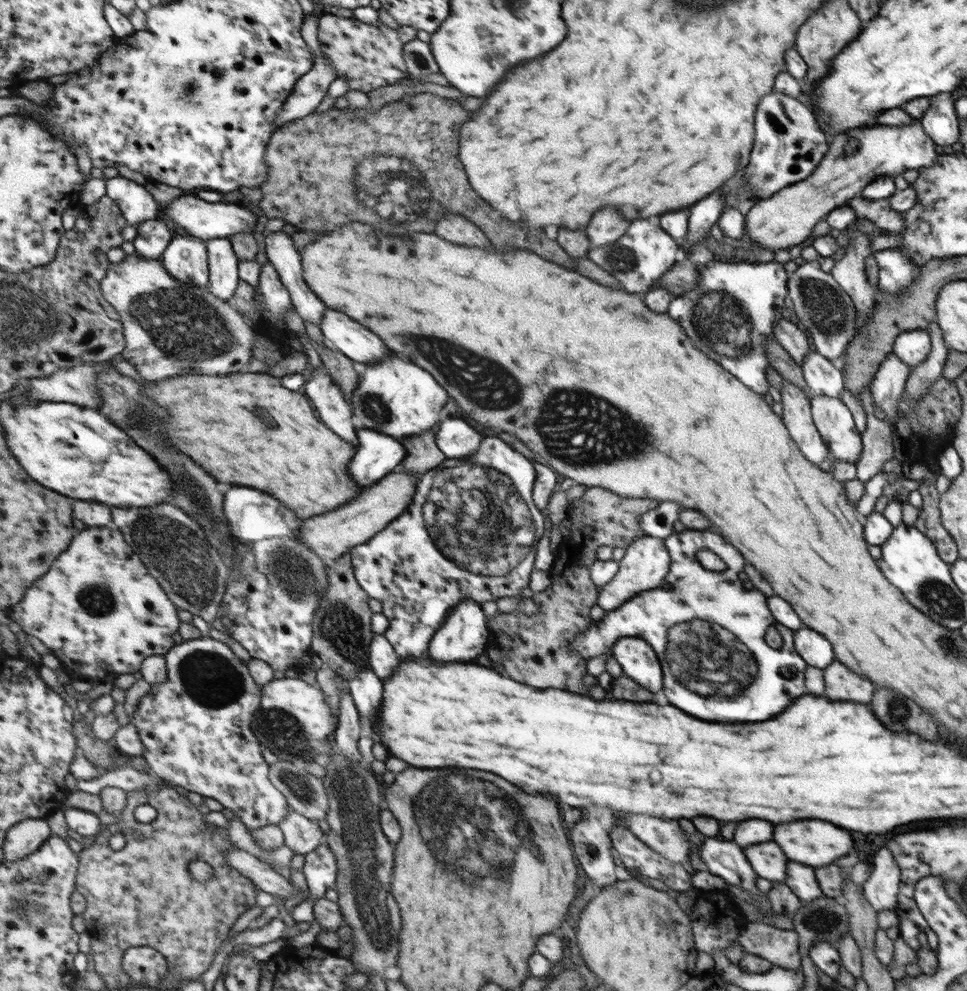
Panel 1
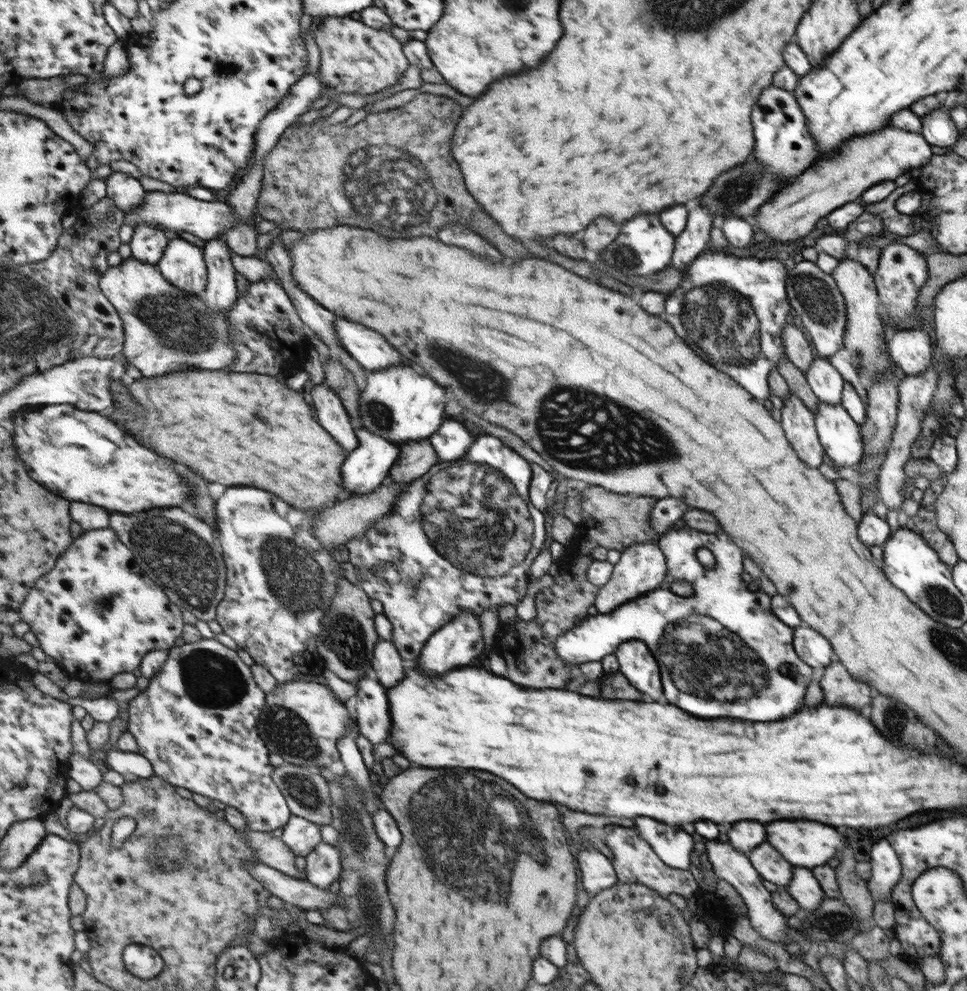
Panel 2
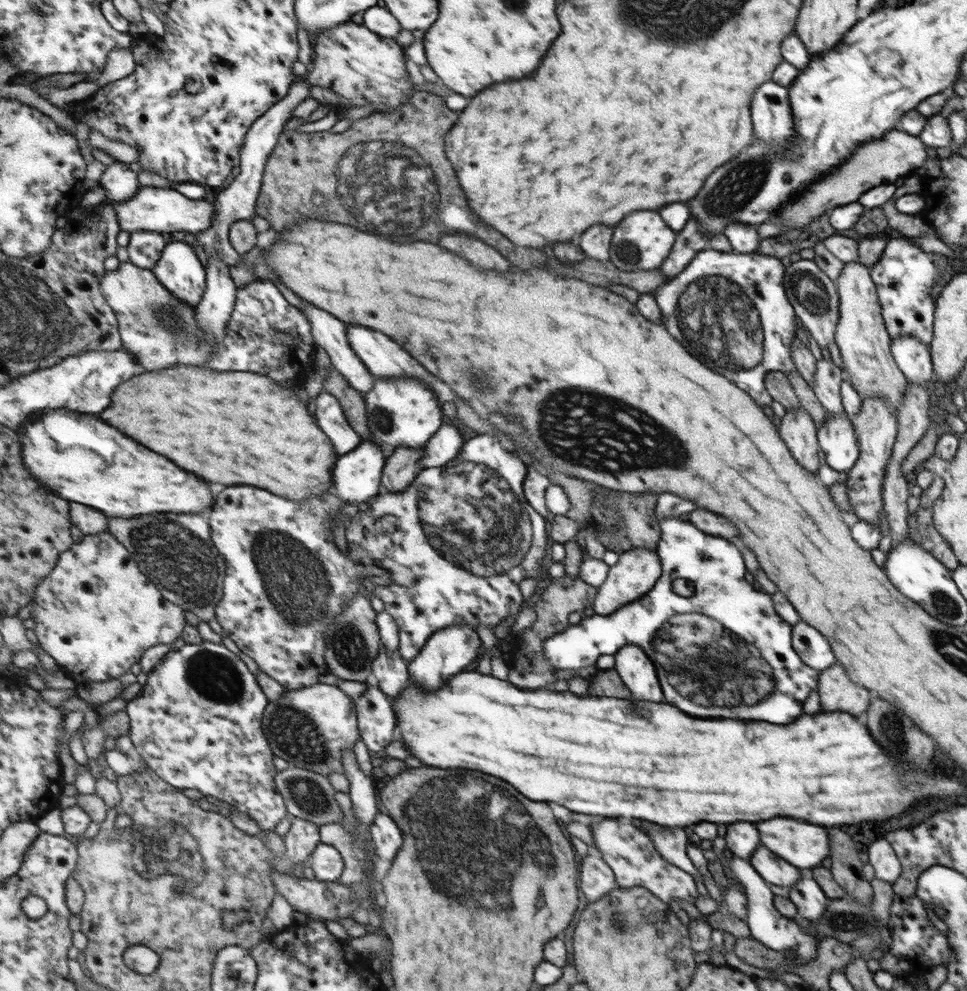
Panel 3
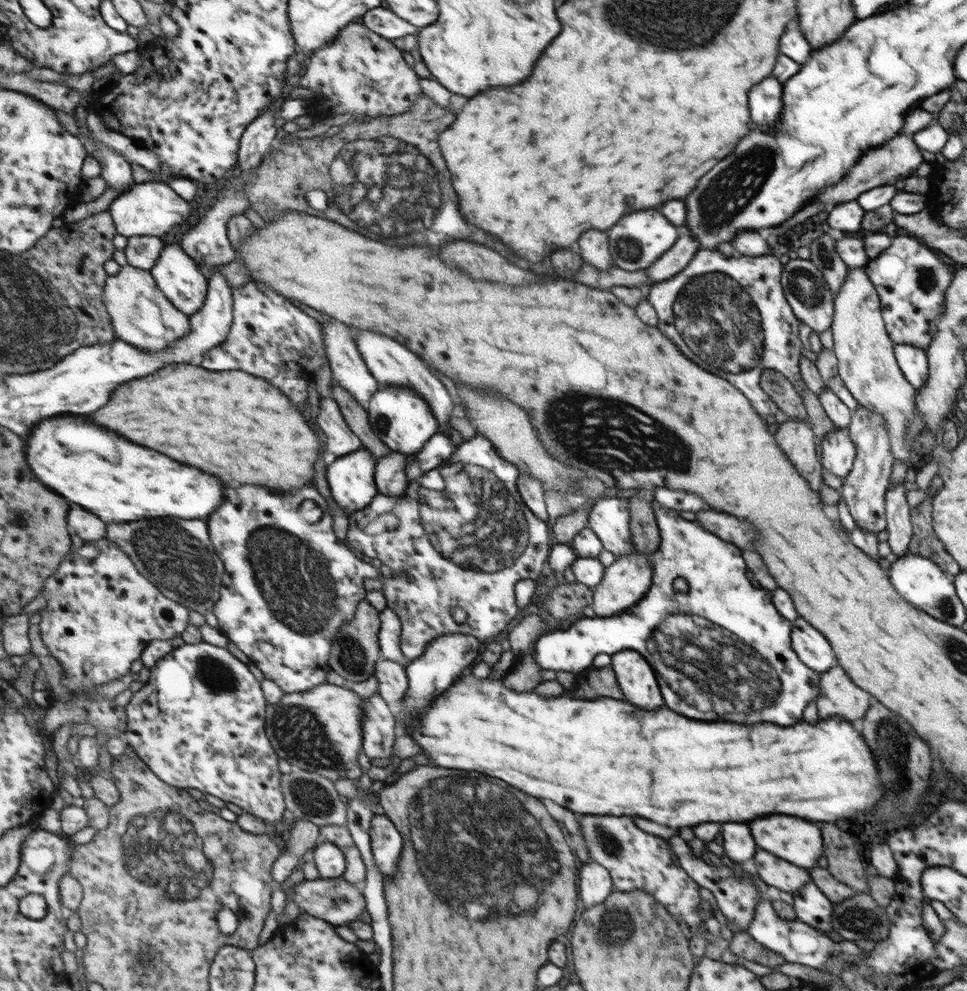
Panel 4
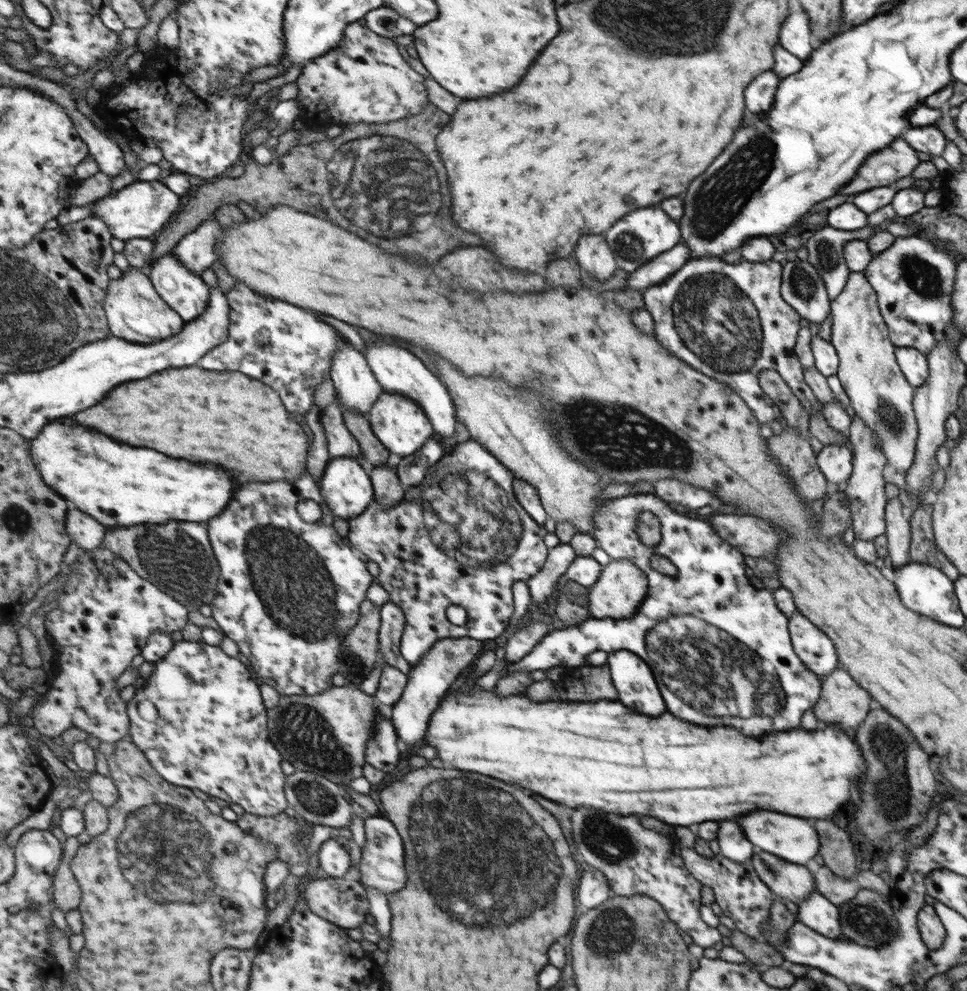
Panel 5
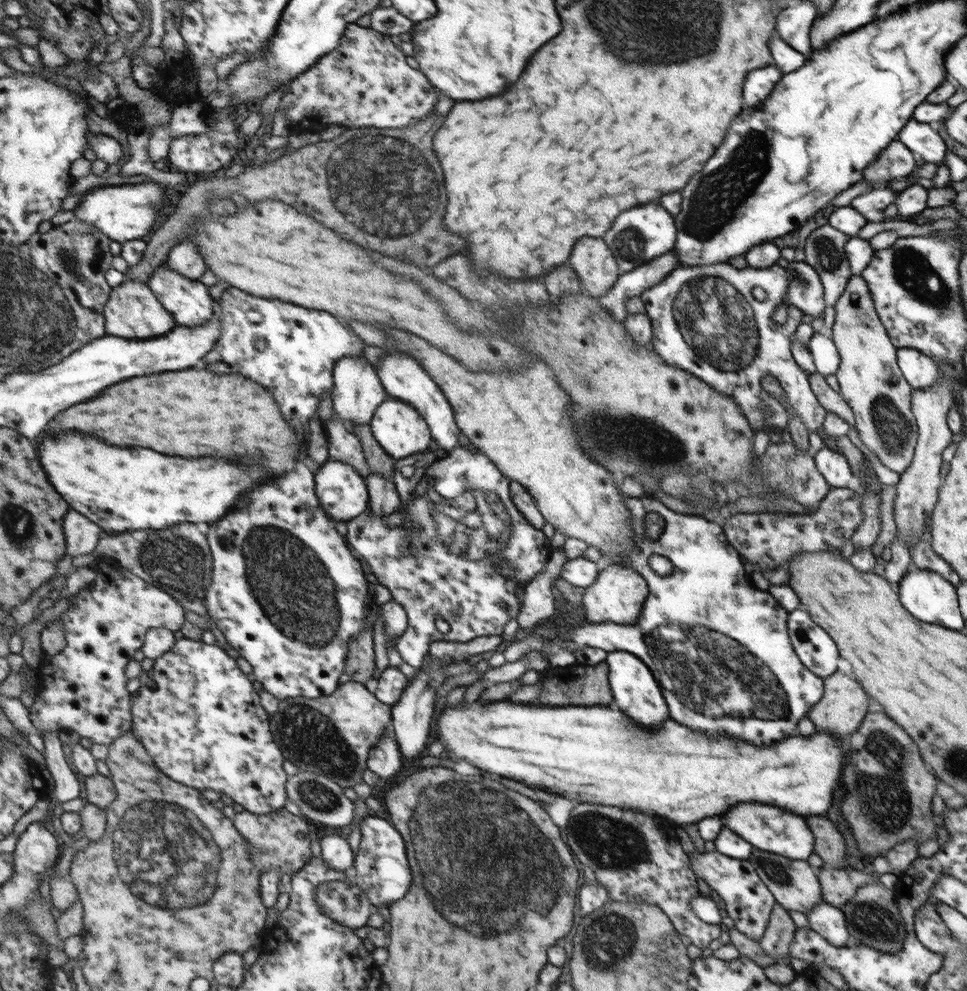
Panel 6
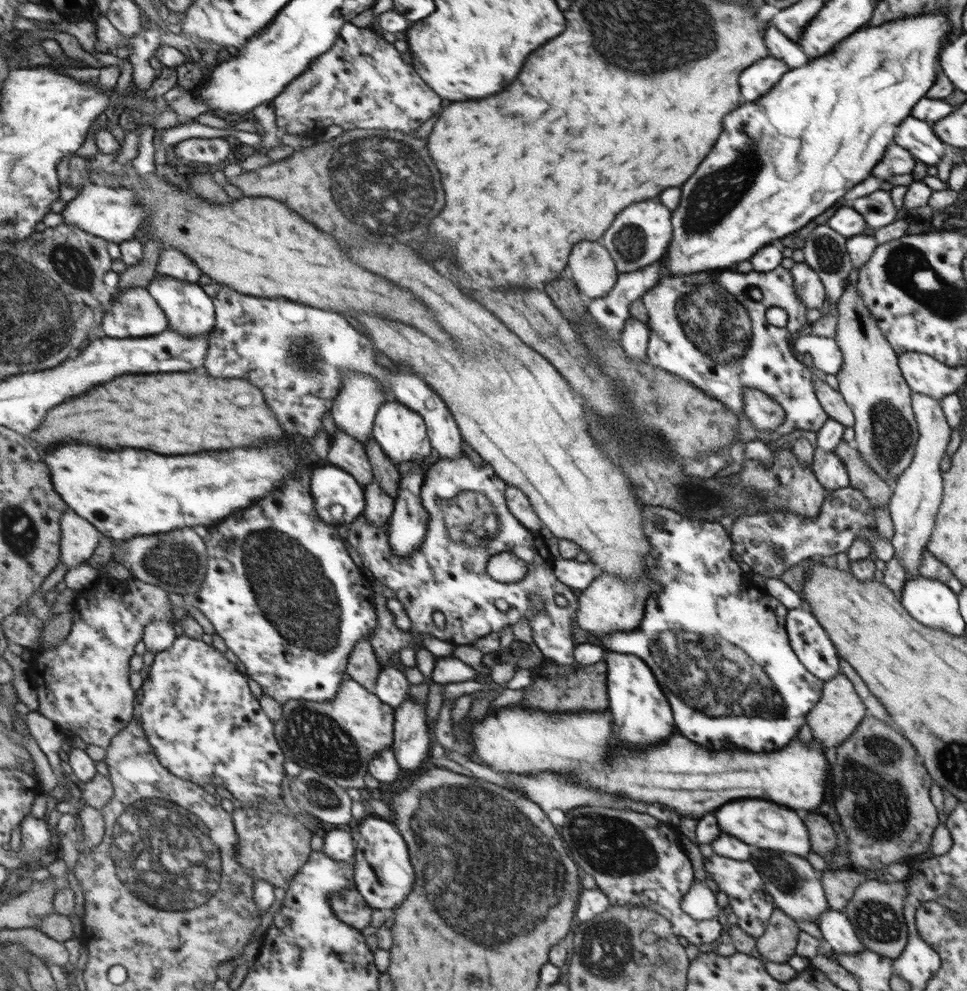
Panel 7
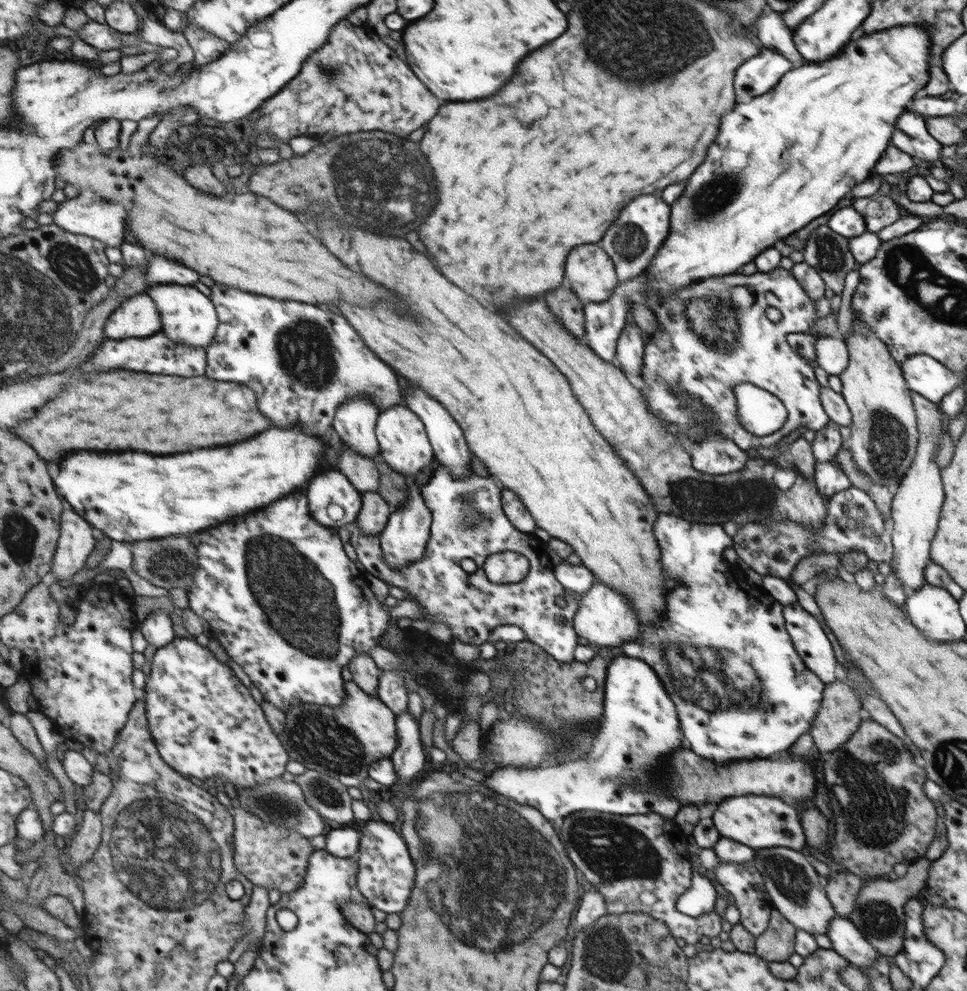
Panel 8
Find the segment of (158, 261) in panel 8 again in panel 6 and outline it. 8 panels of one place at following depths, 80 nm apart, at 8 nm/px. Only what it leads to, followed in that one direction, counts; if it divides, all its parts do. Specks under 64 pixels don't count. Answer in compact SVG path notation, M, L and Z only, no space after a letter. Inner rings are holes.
M185 240L176 246L170 253L170 258L166 264L192 280L200 280L209 267L202 248L198 248L198 244L194 240Z

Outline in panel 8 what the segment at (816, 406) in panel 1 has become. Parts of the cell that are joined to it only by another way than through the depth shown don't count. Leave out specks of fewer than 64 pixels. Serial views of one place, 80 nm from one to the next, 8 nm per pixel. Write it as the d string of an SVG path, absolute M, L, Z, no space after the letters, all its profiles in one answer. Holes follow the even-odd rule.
M835 458L828 462L815 461L814 482L818 492L829 498L852 487L847 474Z

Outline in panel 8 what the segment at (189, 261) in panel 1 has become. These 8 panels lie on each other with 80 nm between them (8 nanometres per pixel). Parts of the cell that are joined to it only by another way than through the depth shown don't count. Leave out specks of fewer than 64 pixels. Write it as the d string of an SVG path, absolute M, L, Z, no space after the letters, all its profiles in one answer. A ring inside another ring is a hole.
M158 284L150 287L148 292L159 304L164 319L164 332L168 333L178 344L188 344L194 348L208 350L214 340L221 323L219 309L211 296L206 296L194 285Z

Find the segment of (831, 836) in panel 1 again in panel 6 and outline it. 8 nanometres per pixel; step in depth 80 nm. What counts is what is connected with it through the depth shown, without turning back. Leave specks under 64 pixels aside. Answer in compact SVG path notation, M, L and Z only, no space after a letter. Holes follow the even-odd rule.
M740 804L740 808L732 808L732 812L728 812L728 820L724 820L724 824L730 830L734 830L740 838L750 842L752 846L792 860L807 861L808 857L815 852L816 841L808 824L806 824L806 820L796 816L796 814L790 814L790 812L782 812L774 806Z

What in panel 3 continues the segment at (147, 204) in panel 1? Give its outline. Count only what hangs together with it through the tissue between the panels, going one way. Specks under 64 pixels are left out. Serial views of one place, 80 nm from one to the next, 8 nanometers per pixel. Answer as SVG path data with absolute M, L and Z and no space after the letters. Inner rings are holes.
M122 161L108 166L100 183L109 191L109 198L113 202L132 200L144 187L139 173L132 171L128 163Z

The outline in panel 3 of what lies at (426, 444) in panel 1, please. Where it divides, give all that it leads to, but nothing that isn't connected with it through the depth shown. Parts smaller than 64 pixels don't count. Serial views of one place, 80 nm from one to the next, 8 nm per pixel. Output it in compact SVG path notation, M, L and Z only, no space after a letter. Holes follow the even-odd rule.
M396 447L388 455L383 471L384 490L394 494L408 488L422 472L420 462L424 455L424 448Z

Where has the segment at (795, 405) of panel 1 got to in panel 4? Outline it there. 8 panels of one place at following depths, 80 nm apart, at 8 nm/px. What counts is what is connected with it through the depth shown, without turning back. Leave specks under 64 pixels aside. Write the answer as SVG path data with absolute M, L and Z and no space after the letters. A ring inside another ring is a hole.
M790 419L779 425L776 431L777 443L788 458L795 464L800 474L811 484L814 492L820 492L822 484L822 466L816 456L816 432L807 421Z

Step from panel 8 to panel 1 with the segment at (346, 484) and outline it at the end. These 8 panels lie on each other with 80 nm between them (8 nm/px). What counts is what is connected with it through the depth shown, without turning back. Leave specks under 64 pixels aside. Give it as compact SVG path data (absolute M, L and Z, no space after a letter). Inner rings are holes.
M363 427L359 430L360 452L352 462L352 474L363 489L374 486L407 458L401 440L376 429Z

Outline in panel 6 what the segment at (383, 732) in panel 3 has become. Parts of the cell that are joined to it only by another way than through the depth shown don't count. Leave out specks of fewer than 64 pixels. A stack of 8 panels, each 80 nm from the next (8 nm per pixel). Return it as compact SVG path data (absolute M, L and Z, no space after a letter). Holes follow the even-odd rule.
M384 734L384 738L372 747L368 756L367 768L380 778L390 778L396 775L401 768L401 754L399 746L390 734Z

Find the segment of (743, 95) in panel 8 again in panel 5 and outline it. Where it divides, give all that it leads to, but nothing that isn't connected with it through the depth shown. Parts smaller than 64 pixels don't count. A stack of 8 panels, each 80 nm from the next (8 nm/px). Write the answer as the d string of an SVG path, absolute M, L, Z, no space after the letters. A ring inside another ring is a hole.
M764 72L752 80L752 88L748 88L748 110L762 112L762 115L770 111L775 104L774 94L778 94L781 82L776 72Z

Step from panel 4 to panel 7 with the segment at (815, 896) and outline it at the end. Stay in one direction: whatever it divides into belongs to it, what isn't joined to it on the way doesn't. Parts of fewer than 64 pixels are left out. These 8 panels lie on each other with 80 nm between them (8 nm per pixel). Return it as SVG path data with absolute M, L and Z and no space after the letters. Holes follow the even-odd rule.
M830 908L817 920L817 926L824 941L834 952L862 954L866 951L866 945L860 940L856 928L845 912Z

